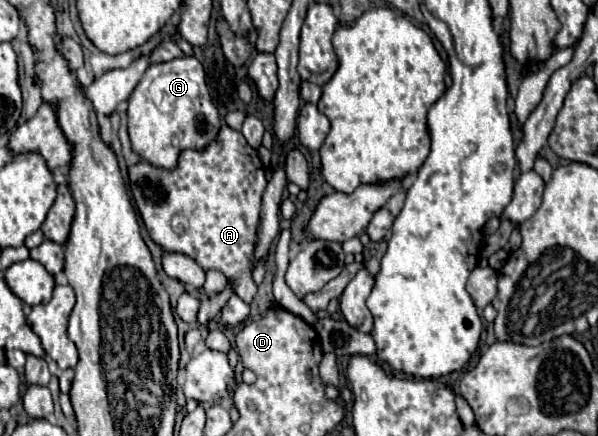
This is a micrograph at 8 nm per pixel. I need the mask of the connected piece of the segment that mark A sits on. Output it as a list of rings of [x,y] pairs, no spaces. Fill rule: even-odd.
[[[224,125],[224,129],[220,129],[220,137],[216,137],[216,141],[208,149],[180,153],[178,167],[172,173],[168,173],[166,169],[156,169],[148,163],[136,163],[128,169],[128,175],[130,175],[130,189],[134,195],[136,207],[140,211],[140,217],[152,241],[166,251],[178,251],[178,253],[190,255],[192,259],[198,261],[198,265],[204,271],[208,269],[222,271],[228,279],[236,281],[238,297],[246,303],[252,303],[256,295],[256,285],[252,279],[248,279],[250,257],[256,243],[260,201],[266,189],[266,175],[264,175],[264,167],[258,157],[258,151],[246,143],[244,135]],[[176,215],[182,215],[188,221],[188,225],[180,233],[172,229],[172,217]]]

